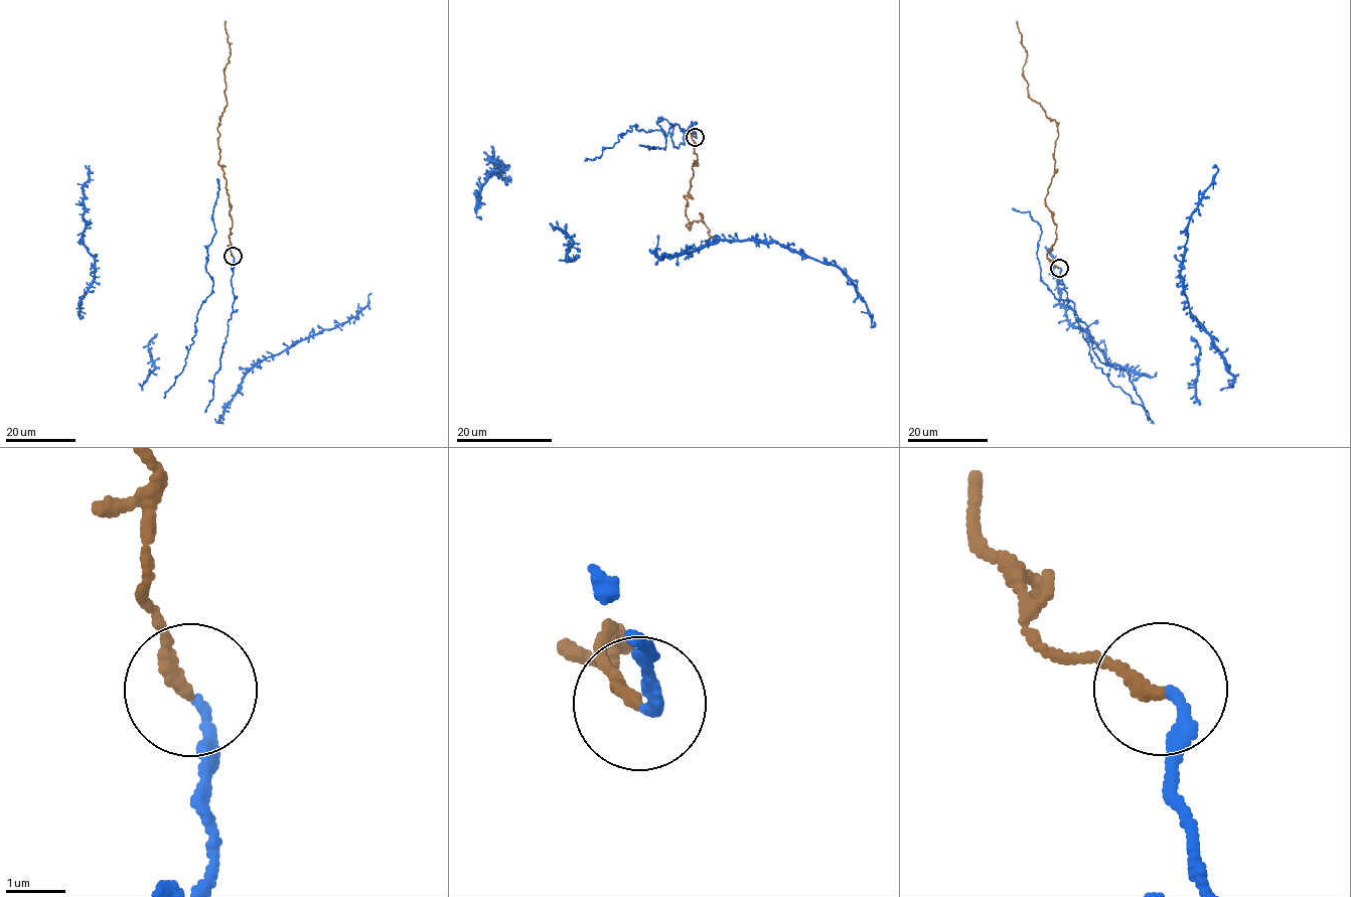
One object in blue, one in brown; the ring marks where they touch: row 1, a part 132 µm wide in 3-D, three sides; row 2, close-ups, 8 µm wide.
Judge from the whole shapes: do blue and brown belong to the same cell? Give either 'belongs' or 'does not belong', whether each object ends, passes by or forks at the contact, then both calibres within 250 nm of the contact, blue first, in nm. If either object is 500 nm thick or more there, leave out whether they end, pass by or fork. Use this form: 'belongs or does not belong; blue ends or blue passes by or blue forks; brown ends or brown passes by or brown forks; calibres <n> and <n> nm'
belongs; blue ends; brown ends; calibres 170 and 220 nm

